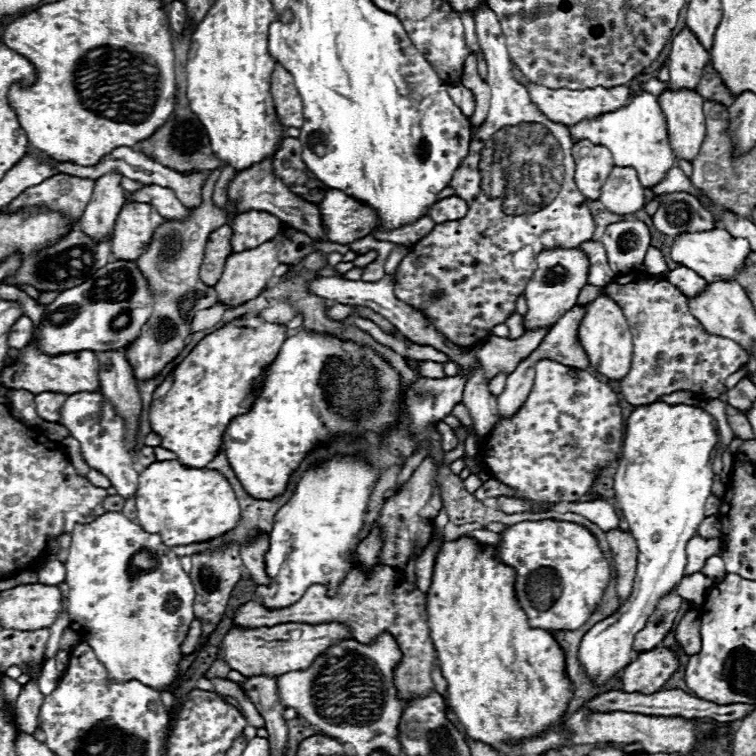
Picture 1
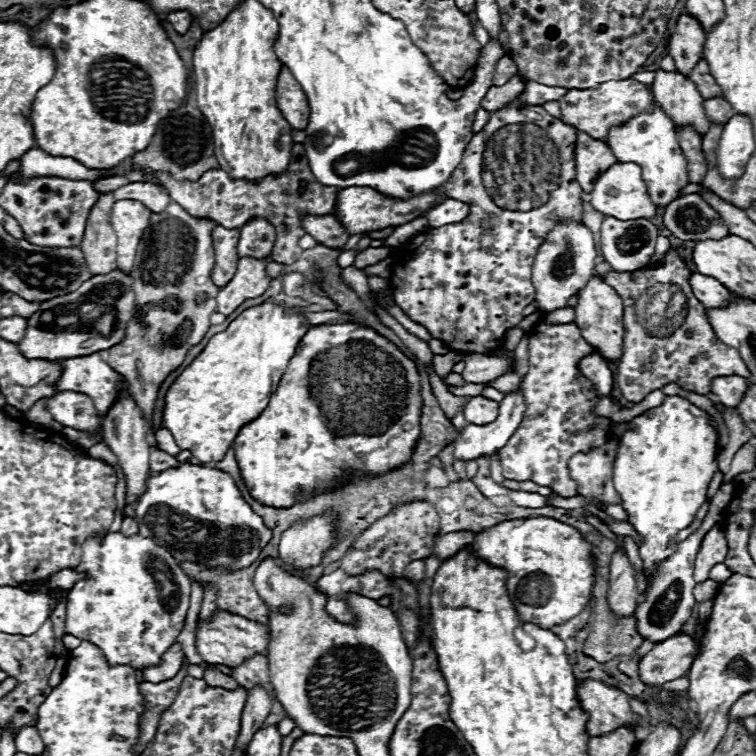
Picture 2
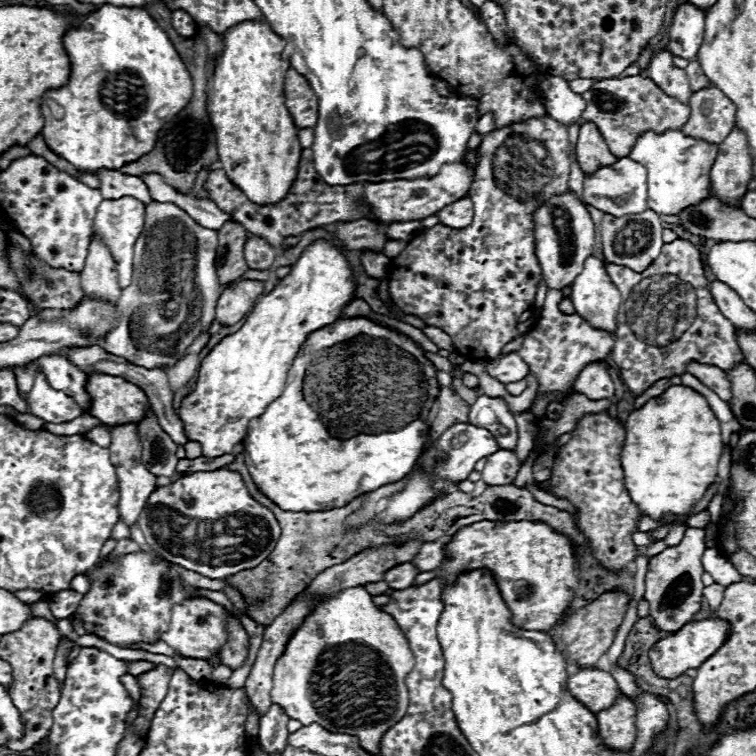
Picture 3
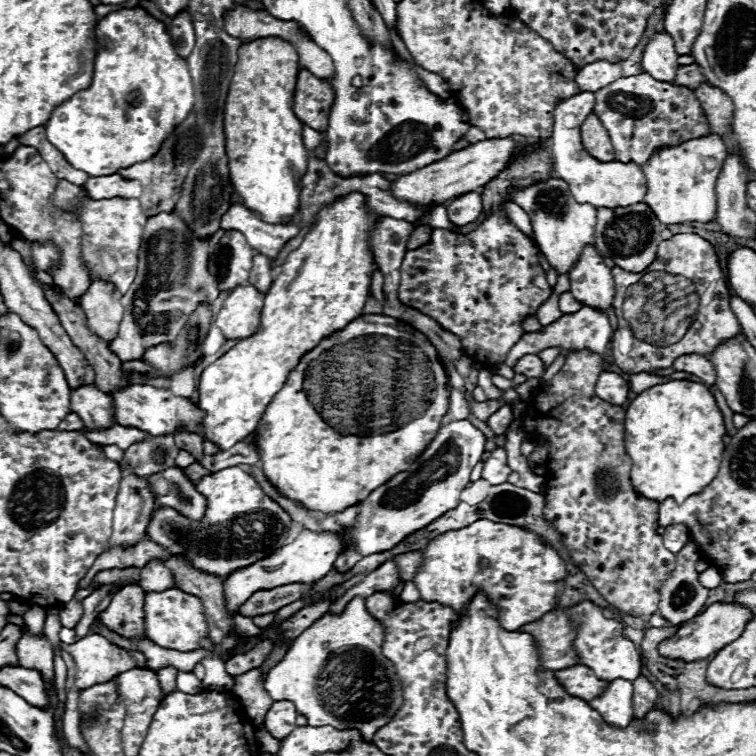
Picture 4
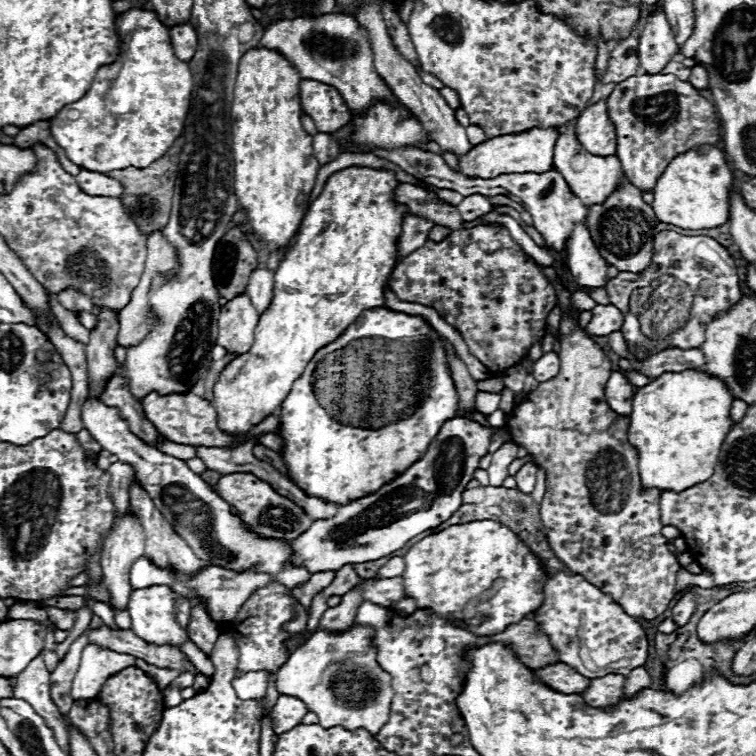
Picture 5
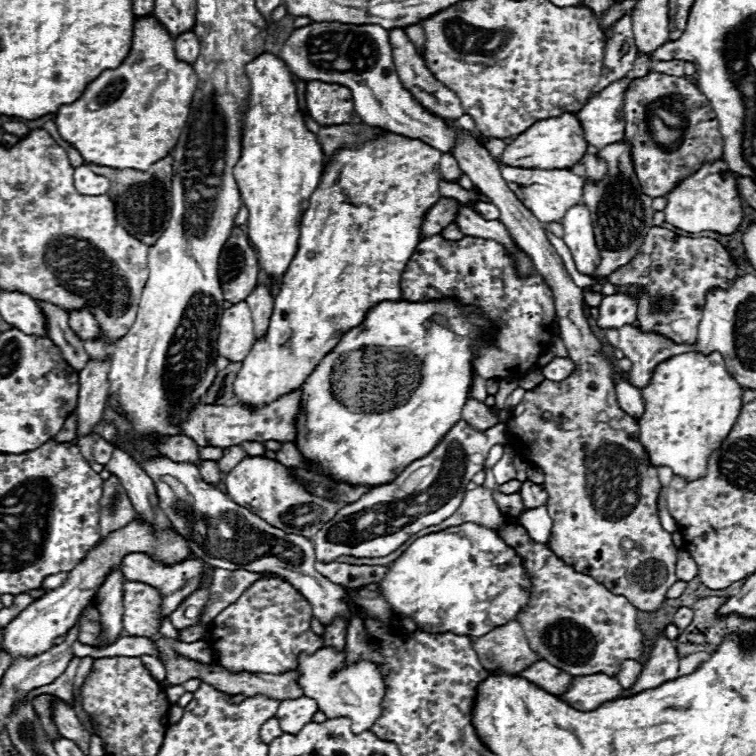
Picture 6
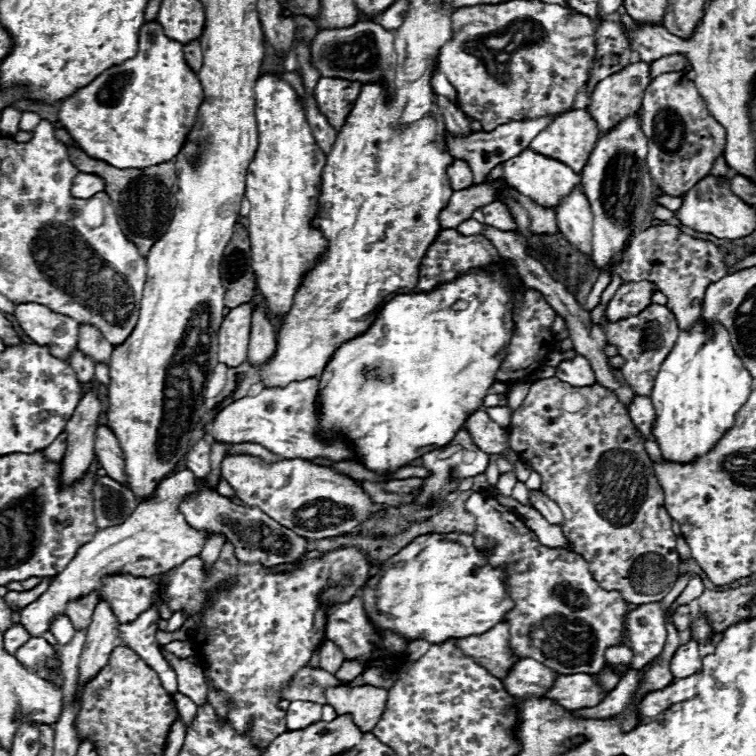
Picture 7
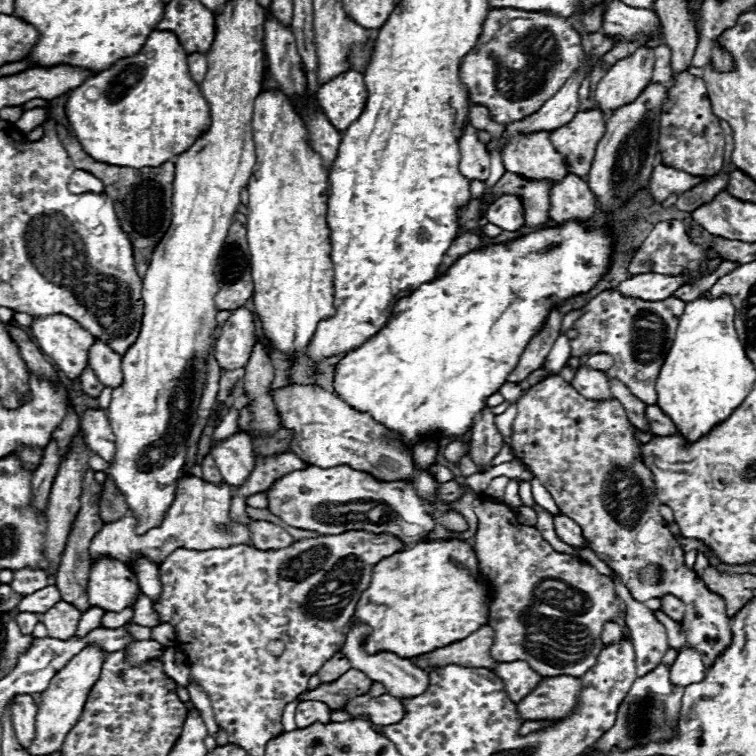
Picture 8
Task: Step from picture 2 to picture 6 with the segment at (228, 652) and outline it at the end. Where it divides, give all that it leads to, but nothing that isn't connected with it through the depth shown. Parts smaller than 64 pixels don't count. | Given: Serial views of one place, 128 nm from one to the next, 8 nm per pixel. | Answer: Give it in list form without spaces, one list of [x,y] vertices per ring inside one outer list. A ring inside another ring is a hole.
[[[126,580],[122,586],[124,602],[124,632],[130,636],[146,636],[156,640],[162,618],[158,618],[160,592],[144,582]]]

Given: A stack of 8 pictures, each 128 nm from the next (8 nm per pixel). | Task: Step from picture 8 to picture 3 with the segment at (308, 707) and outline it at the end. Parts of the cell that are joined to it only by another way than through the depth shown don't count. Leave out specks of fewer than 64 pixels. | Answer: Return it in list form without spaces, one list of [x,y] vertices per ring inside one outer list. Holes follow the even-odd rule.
[[[272,704],[270,710],[260,718],[258,740],[264,752],[278,752],[282,754],[286,738],[288,738],[288,720],[290,716],[278,704]]]

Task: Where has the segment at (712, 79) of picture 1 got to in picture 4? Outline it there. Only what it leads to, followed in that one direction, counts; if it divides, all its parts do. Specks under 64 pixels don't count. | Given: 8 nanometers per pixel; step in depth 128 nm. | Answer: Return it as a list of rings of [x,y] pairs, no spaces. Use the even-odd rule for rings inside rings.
[[[690,64],[690,66],[678,66],[676,68],[676,84],[688,86],[688,88],[696,88],[700,82],[704,82],[706,78],[702,76],[702,70],[698,64]]]

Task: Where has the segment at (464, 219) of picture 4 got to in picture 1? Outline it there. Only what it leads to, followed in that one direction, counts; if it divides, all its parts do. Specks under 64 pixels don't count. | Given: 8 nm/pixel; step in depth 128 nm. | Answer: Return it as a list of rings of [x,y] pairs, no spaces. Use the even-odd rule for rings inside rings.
[[[450,196],[450,198],[436,202],[428,216],[434,220],[434,224],[442,224],[442,222],[448,222],[448,220],[460,220],[460,218],[466,216],[466,212],[468,212],[466,202],[458,196]]]

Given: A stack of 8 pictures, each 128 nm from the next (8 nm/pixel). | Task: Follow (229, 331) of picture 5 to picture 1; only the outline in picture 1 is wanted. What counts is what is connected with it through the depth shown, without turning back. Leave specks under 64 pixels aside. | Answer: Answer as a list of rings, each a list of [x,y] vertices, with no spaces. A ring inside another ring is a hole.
[[[264,242],[258,248],[252,250],[244,250],[244,252],[234,252],[224,266],[222,278],[220,282],[214,286],[216,294],[218,294],[218,302],[224,302],[228,306],[240,306],[248,300],[254,300],[260,296],[260,292],[270,284],[270,280],[274,278],[274,268],[278,266],[276,260],[276,242]]]

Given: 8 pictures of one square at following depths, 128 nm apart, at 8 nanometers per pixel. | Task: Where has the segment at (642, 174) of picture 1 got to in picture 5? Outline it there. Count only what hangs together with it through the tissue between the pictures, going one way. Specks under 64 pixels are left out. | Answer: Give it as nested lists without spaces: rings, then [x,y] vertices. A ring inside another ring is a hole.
[[[702,146],[702,148],[696,148],[696,150],[690,150],[686,154],[680,154],[676,156],[668,168],[664,170],[664,174],[658,178],[658,184],[654,188],[654,212],[656,212],[656,218],[660,222],[666,222],[666,224],[674,224],[678,228],[684,228],[684,230],[708,230],[708,228],[716,228],[716,226],[722,226],[728,222],[728,216],[730,216],[730,190],[732,190],[732,168],[730,164],[726,162],[726,154],[718,148],[718,146]]]

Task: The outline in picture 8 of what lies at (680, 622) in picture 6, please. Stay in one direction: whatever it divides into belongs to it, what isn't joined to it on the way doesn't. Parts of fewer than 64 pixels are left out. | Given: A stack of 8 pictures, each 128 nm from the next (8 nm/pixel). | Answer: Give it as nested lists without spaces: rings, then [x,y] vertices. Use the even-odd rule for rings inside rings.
[[[662,596],[660,600],[662,600],[664,612],[666,612],[672,620],[680,622],[682,616],[684,616],[684,602],[682,602],[680,598],[676,598],[676,596]]]

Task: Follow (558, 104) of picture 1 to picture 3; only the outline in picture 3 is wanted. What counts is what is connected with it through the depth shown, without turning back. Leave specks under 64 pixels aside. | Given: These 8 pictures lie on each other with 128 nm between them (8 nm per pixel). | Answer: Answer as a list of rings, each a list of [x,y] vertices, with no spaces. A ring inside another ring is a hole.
[[[628,76],[628,78],[608,78],[594,84],[582,94],[586,100],[586,110],[582,112],[582,122],[594,122],[604,136],[610,152],[616,158],[626,158],[634,148],[640,134],[652,130],[656,134],[666,130],[682,130],[690,118],[690,106],[668,96],[650,78]]]

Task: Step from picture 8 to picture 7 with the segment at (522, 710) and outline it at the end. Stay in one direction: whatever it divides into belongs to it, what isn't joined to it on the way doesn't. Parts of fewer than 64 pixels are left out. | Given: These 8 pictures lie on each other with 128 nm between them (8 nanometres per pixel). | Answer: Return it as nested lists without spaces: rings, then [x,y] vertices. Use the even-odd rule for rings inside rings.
[[[570,674],[558,676],[552,688],[544,694],[544,698],[554,700],[566,710],[592,708],[604,700],[602,688],[596,684],[596,678],[590,674]]]

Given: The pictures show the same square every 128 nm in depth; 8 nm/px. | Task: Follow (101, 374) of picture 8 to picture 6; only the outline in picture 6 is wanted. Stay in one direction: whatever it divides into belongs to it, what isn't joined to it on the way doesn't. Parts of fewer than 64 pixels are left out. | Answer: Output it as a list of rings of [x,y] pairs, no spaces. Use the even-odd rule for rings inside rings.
[[[88,310],[70,312],[70,328],[80,336],[80,340],[98,340],[100,336],[100,326]]]

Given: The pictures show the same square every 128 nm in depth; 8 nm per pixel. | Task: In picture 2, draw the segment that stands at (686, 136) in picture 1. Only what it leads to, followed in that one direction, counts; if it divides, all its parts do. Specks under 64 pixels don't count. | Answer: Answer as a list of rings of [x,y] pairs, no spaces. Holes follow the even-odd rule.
[[[656,70],[656,78],[650,88],[654,100],[672,118],[676,128],[690,122],[700,134],[708,132],[708,120],[702,106],[704,100],[690,78],[680,72]]]

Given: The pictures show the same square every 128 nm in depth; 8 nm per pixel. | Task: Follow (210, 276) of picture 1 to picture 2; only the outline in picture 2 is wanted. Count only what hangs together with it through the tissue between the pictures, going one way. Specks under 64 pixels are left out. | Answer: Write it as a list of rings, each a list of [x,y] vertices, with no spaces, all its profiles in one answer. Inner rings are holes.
[[[216,226],[212,232],[212,240],[214,240],[214,254],[216,254],[212,282],[216,286],[224,286],[224,284],[228,284],[228,280],[232,280],[232,276],[236,274],[236,268],[238,268],[236,248],[238,248],[238,240],[240,240],[240,230]]]

